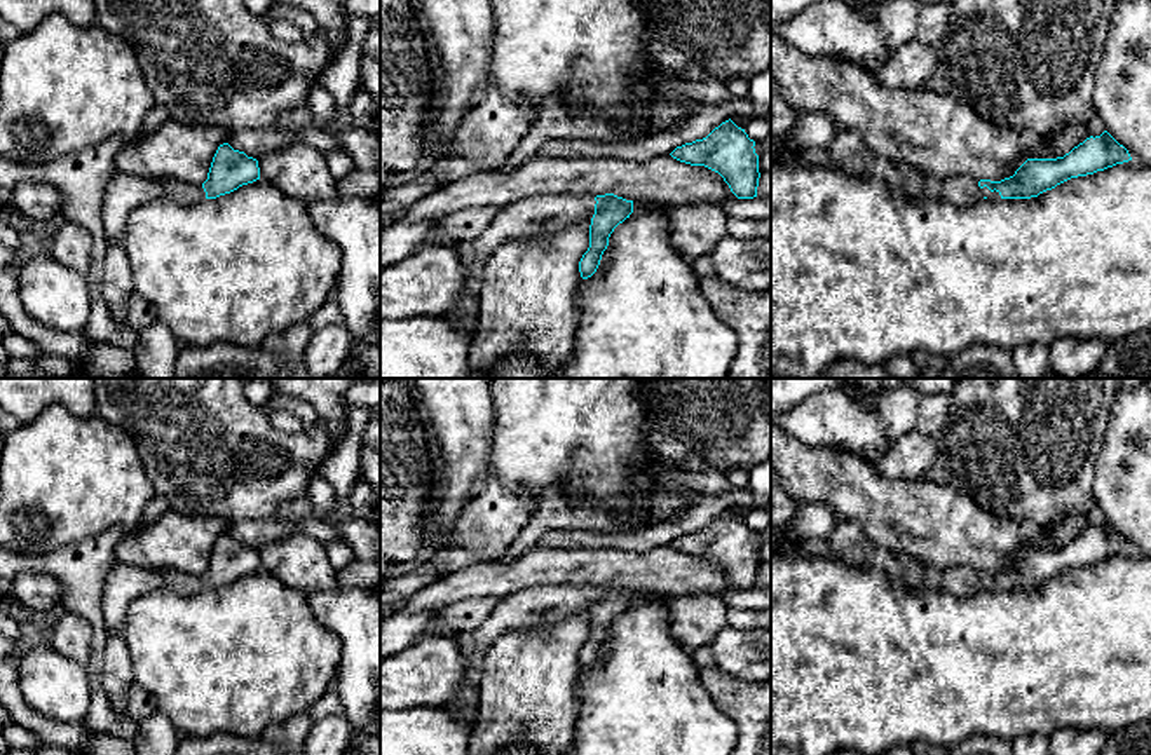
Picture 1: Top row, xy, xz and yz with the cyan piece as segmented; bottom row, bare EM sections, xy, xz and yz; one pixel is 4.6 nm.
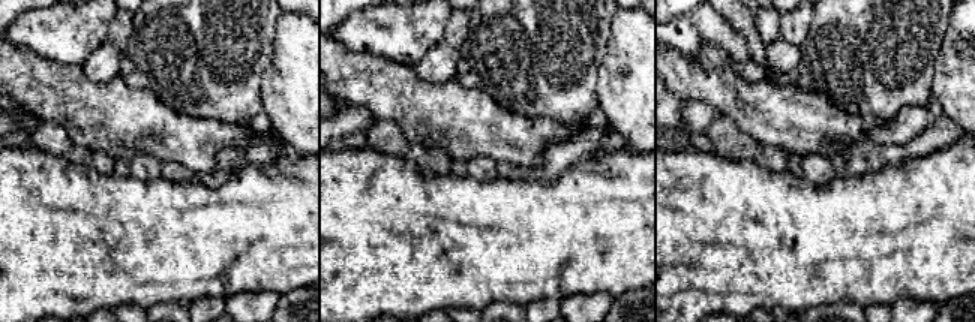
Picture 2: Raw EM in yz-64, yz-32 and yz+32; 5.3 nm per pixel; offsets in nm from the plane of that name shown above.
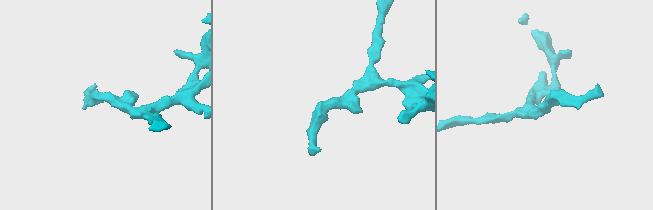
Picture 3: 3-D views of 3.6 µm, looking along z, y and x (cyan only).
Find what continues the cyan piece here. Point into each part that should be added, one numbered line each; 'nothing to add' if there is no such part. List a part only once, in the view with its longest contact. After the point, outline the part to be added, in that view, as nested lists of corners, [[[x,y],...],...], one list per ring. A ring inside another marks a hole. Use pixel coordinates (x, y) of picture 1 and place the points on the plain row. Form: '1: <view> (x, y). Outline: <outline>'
1: xz (538, 605). Outline: [[[530,584],[501,598],[492,614],[474,629],[455,633],[464,656],[464,685],[460,694],[441,708],[450,715],[473,722],[478,717],[478,684],[481,664],[495,640],[513,629],[544,629],[565,617],[591,616],[595,586]]]

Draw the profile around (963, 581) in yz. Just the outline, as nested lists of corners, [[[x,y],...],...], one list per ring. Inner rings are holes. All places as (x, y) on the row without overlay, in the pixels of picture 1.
[[[954,565],[942,570],[942,588],[954,596],[968,598],[980,591],[978,570],[970,565]]]

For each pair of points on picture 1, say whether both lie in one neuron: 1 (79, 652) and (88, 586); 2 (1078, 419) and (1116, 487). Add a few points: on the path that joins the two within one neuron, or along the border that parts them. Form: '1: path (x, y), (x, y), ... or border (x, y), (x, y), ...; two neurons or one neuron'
1: border (67, 611), (81, 614), (89, 623), (91, 658); two neurons
2: border (1110, 415), (1101, 442), (1092, 496); two neurons

